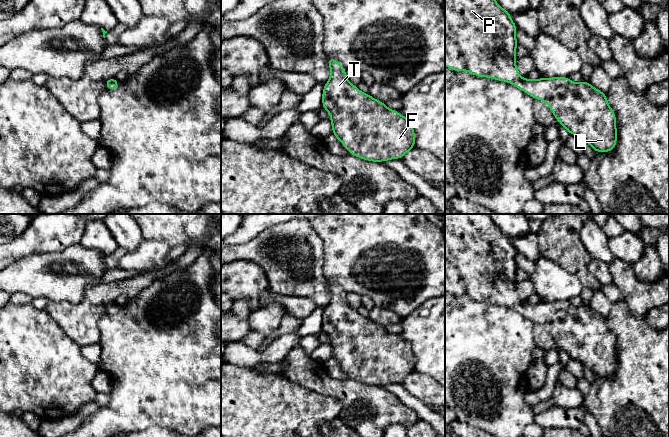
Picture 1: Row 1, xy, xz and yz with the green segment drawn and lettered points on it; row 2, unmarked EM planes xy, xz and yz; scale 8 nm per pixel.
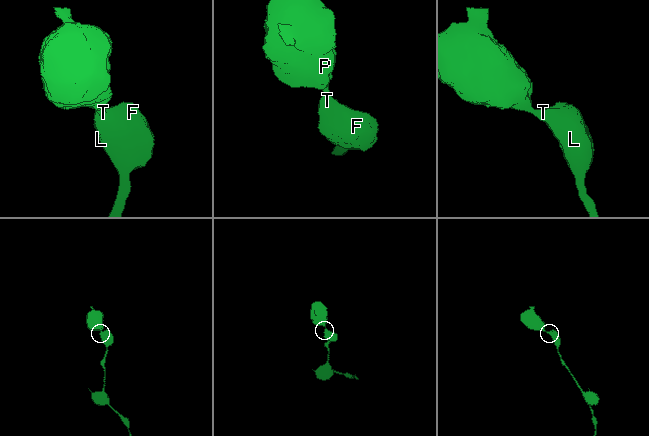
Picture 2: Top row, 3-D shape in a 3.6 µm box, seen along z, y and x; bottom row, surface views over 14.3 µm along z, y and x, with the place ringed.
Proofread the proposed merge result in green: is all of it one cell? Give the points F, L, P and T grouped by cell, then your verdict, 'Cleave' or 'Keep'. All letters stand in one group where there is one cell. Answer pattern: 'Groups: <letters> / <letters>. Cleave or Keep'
Groups: F L P T. Keep

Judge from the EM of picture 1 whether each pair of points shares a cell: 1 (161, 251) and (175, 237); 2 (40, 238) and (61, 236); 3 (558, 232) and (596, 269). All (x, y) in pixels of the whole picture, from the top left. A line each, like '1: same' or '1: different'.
1: different
2: same
3: different

